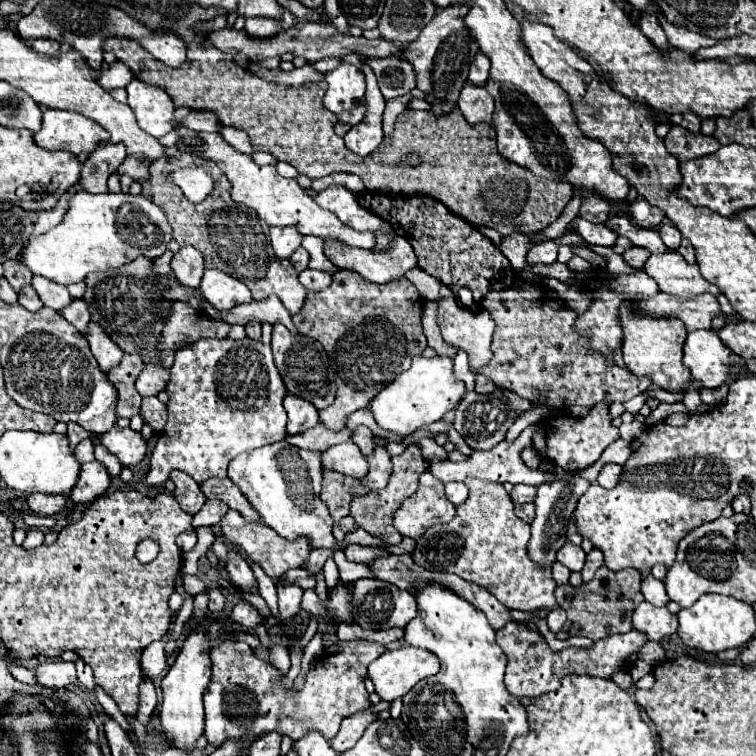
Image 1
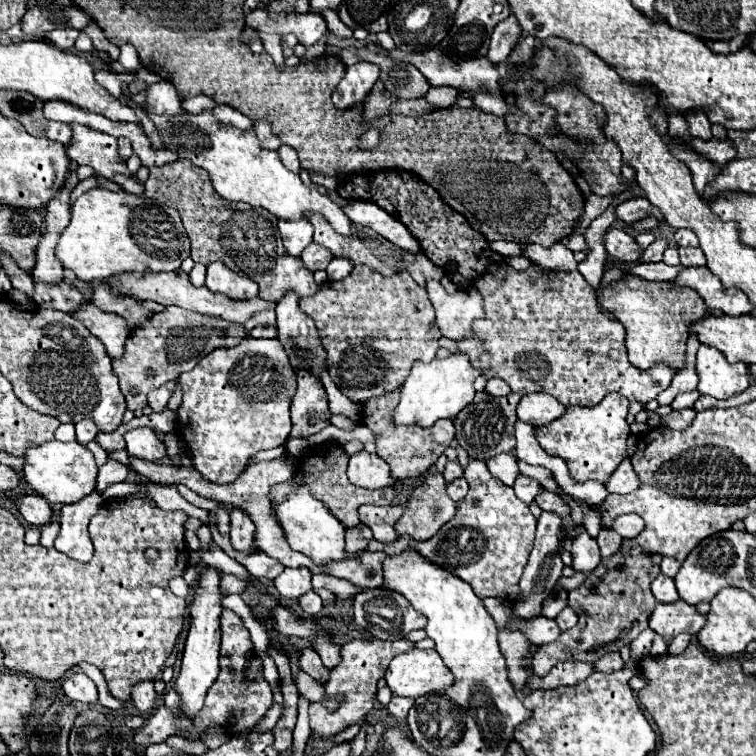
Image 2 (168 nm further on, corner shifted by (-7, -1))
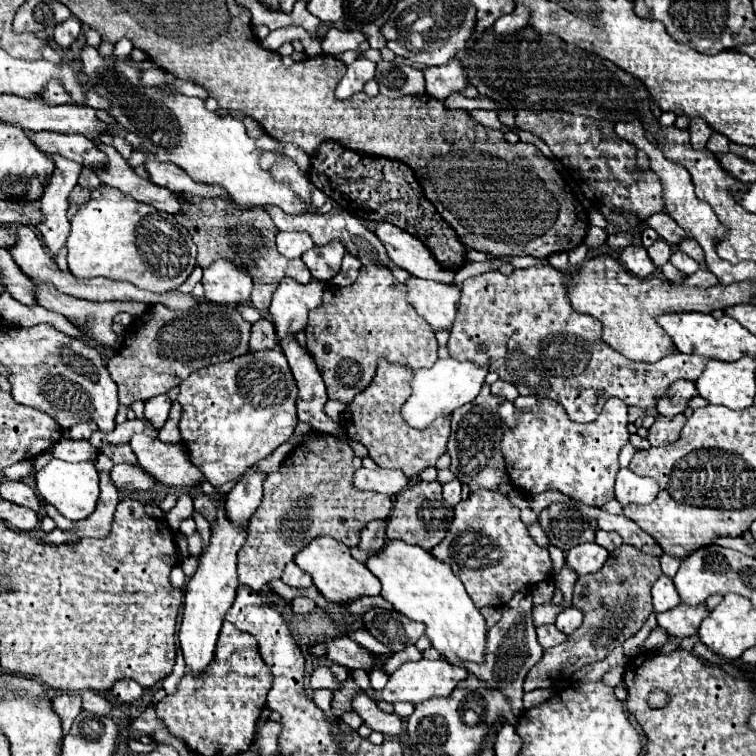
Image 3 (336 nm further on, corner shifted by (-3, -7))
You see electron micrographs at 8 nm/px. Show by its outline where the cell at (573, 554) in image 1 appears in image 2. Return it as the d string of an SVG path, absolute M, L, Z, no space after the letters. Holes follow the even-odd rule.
M580 531L572 539L570 553L572 553L572 559L574 559L572 567L576 571L588 573L588 571L594 571L598 567L598 563L600 563L600 549L598 549L596 541L586 531Z

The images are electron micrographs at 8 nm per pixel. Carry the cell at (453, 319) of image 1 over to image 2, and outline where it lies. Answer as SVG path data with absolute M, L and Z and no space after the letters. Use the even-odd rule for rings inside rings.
M438 281L426 283L430 301L436 309L436 323L444 337L462 341L464 337L472 337L472 323L484 317L484 301L476 289L470 293L454 293L448 295Z

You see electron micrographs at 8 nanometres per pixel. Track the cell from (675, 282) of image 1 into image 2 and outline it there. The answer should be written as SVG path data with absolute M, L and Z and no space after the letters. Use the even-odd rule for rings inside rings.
M682 267L670 285L694 289L704 299L708 309L720 309L726 315L746 315L754 309L748 297L740 293L740 289L724 289L720 285L720 279L714 277L708 267Z

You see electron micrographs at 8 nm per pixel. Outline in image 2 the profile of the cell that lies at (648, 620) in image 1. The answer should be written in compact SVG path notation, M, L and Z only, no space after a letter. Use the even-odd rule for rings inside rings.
M678 599L676 603L658 603L652 617L650 629L654 629L664 639L674 639L680 633L698 633L706 623L706 617L700 615L694 605Z

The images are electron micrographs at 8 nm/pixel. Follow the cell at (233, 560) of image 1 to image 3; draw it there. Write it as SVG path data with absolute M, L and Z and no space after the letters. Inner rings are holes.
M250 467L244 477L226 495L226 513L230 521L246 525L262 501L262 483L266 473Z

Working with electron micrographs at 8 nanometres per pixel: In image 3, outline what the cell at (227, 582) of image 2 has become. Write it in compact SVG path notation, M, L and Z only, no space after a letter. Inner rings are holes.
M312 435L288 453L288 457L284 459L284 463L276 473L270 473L266 477L262 503L248 521L248 539L238 553L238 579L242 585L260 591L268 581L280 579L286 563L290 563L294 555L302 551L316 537L332 537L348 547L356 547L360 543L360 531L366 527L368 521L388 519L392 511L392 499L382 493L356 489L352 485L354 475L352 459L354 451L348 443L332 435Z

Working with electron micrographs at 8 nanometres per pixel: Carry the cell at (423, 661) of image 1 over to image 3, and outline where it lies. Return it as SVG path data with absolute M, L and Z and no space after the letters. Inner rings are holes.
M420 659L420 661L410 661L410 663L404 663L398 671L394 671L390 675L390 681L384 689L376 691L372 689L369 675L361 669L352 671L352 677L354 682L366 693L372 701L386 701L386 703L398 703L398 701L408 701L408 703L422 703L426 699L432 699L432 697L448 697L454 687L458 685L458 681L466 679L468 677L468 671L464 667L456 667L452 663L446 663L444 659Z

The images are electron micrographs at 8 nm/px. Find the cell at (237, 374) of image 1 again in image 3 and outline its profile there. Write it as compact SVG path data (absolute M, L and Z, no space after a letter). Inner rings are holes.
M274 347L268 351L250 351L248 355L224 361L220 365L208 365L194 371L180 385L178 401L182 405L180 419L180 437L182 443L190 449L190 459L196 467L202 469L208 483L222 487L228 481L236 481L248 467L266 459L276 447L286 443L298 423L296 417L296 395L298 387L288 367L284 353Z

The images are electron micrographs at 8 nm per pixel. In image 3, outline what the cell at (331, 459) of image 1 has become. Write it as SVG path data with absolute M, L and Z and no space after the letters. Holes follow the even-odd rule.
M356 469L354 471L354 487L362 489L362 491L376 491L376 493L384 493L384 495L398 495L402 489L406 489L406 485L410 483L410 479L400 471L400 469Z

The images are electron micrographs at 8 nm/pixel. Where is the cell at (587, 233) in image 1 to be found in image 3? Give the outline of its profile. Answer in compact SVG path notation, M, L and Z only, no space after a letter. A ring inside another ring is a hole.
M626 247L622 251L622 263L628 267L630 273L638 275L638 277L648 277L656 271L656 265L652 263L652 259L648 257L644 247Z

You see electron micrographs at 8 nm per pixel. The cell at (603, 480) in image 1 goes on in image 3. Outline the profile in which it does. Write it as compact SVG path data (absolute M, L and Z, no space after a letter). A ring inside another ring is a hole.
M620 469L616 475L616 499L622 505L652 503L660 493L660 485L652 477L640 477L630 469Z

